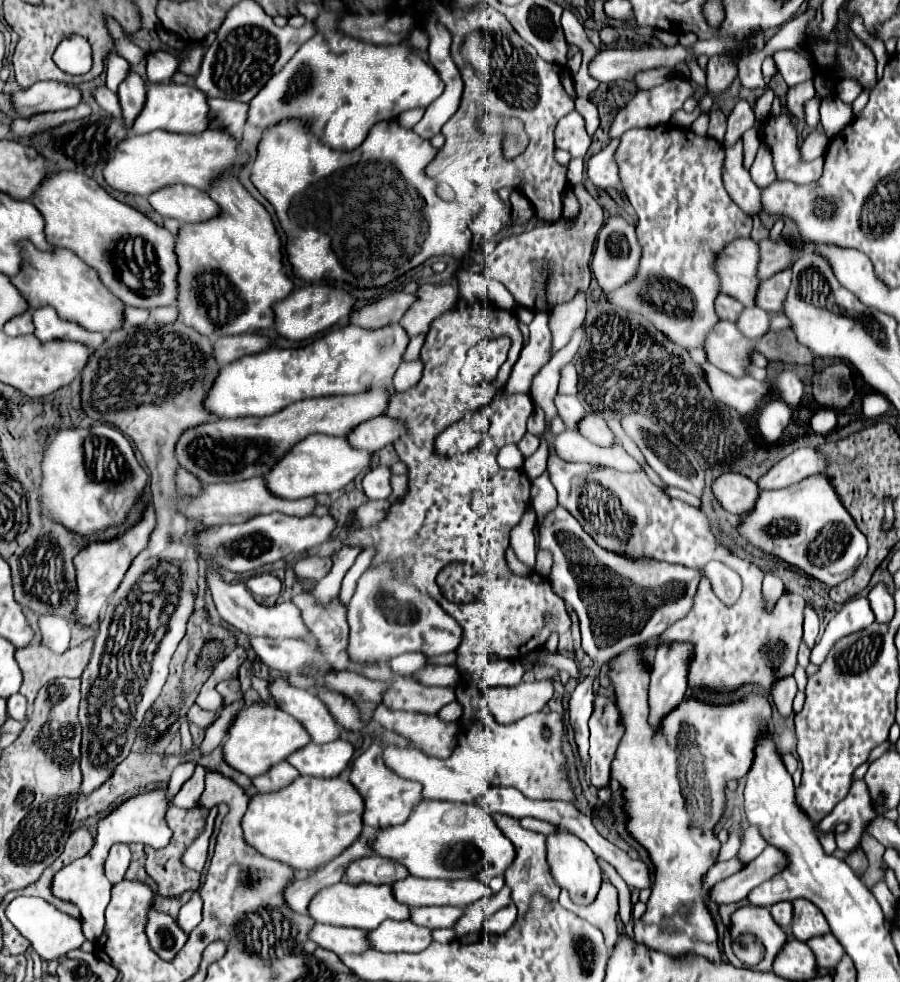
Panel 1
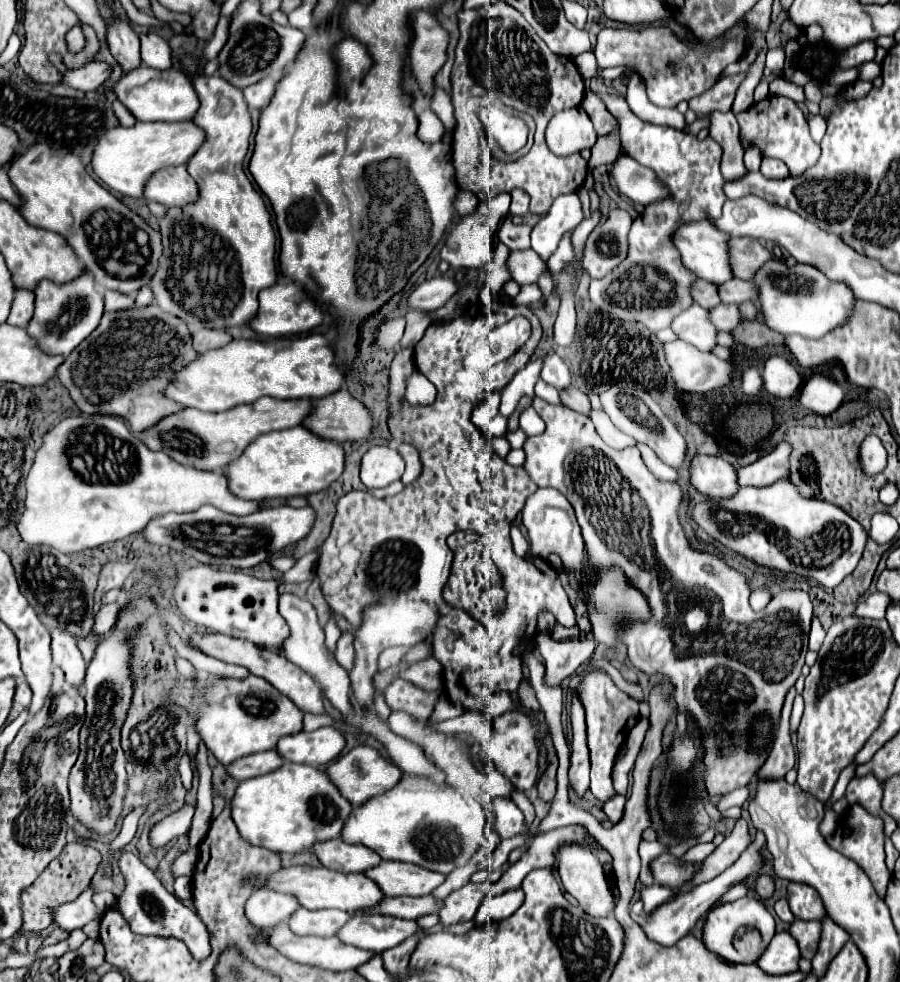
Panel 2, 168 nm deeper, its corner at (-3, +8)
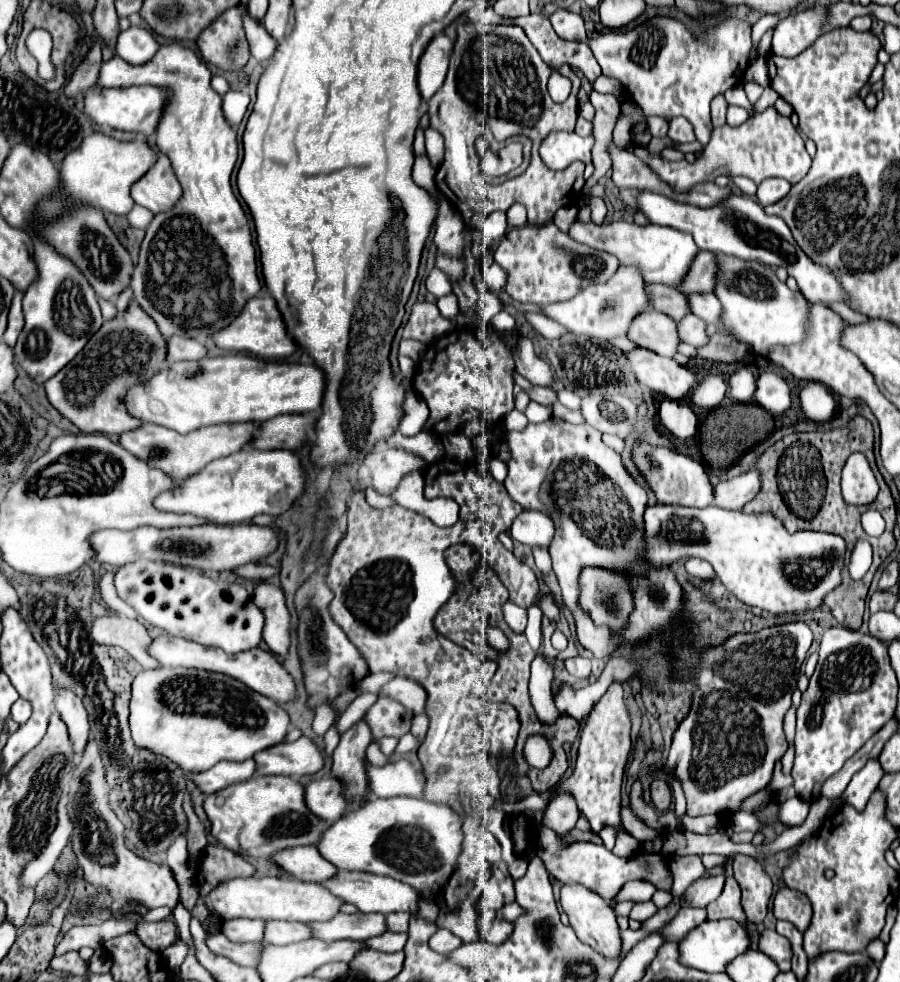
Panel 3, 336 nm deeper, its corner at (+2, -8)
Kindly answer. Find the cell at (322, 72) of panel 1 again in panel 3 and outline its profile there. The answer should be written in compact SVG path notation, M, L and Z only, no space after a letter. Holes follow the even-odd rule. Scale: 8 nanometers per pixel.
M228 90L224 96L222 96L222 108L224 108L224 116L228 118L228 122L232 124L232 128L238 128L244 114L246 114L246 108L250 104L250 94L248 92L240 92L240 90Z

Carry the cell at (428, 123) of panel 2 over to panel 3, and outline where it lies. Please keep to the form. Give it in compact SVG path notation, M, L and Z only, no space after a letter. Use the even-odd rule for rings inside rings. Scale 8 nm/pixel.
M428 154L426 156L416 156L416 164L414 164L414 182L420 184L426 190L434 188L434 176L436 176L436 168L430 164Z

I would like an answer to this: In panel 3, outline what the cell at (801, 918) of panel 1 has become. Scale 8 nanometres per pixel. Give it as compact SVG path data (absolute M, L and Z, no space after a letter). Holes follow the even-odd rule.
M780 888L774 898L774 916L778 920L792 922L800 932L806 932L812 918L810 900L790 888Z

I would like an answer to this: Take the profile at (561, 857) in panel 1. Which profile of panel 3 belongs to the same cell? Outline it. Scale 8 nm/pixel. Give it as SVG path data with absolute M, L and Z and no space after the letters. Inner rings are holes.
M566 884L560 888L560 904L570 918L570 926L574 928L576 936L584 944L592 946L594 950L598 950L604 956L618 956L618 952L620 952L620 928L618 928L616 914L612 910L612 906L602 896L596 896L596 892L592 892L590 888L584 888L580 884L578 886Z

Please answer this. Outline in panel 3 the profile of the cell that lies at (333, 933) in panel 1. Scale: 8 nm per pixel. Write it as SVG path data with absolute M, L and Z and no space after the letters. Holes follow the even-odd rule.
M270 920L266 924L266 936L264 940L268 944L290 944L312 938L312 930L302 922L282 922L282 920Z

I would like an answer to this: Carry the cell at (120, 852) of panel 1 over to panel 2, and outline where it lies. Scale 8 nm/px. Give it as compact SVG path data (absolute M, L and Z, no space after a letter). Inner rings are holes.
M125 850L121 852L119 868L121 868L121 874L125 876L125 890L115 900L115 908L129 922L131 930L135 934L179 938L187 944L189 952L193 952L195 960L205 960L211 954L211 946L209 946L209 938L205 936L207 928L201 922L201 918L191 908L187 908L175 894L169 894L163 888L163 884L157 880L157 876L133 852L125 852Z

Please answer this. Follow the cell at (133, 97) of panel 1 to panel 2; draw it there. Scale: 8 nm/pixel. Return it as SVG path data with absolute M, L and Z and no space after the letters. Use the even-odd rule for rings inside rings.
M115 12L105 14L105 22L107 22L107 44L111 48L113 58L123 68L123 72L129 72L141 66L139 36L131 28L131 24L119 18L119 14Z

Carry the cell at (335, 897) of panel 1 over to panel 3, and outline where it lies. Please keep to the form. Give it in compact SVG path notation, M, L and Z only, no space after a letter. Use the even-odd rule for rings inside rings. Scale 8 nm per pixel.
M232 878L222 882L206 896L208 910L222 920L232 918L260 918L260 920L288 920L288 922L316 922L330 920L340 912L344 900L332 896L322 884L286 880L286 878Z

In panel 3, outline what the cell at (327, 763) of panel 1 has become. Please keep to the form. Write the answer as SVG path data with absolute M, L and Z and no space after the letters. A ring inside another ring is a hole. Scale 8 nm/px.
M302 736L296 742L276 744L256 754L254 760L256 760L256 774L262 776L282 774L292 778L316 774L324 768L326 762L324 752L306 736Z

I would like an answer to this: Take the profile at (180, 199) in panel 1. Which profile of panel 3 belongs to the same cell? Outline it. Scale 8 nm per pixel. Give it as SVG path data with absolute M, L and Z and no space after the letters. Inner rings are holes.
M158 154L158 162L148 170L148 174L132 186L132 198L136 204L148 208L152 214L168 212L180 202L182 186L176 180L170 160Z

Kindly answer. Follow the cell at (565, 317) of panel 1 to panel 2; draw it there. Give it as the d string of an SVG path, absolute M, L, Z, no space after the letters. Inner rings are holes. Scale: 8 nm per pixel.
M541 360L529 362L503 390L501 390L501 414L511 416L523 396L533 394L533 386L541 374Z

